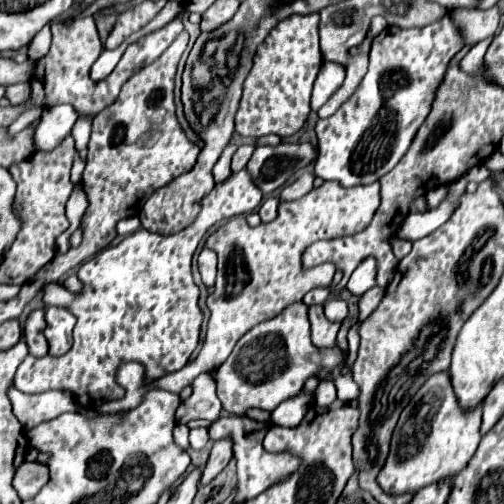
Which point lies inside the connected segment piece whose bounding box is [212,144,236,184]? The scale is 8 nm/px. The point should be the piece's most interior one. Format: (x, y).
(221, 171)

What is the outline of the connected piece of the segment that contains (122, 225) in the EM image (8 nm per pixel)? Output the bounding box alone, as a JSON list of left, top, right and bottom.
[118,216,140,236]

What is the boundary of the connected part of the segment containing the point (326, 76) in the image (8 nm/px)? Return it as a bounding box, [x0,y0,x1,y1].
[310,62,344,112]

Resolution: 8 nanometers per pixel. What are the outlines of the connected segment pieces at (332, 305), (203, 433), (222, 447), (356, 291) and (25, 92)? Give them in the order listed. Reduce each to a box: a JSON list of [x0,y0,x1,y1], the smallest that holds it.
[[324,300,348,322],[190,428,210,450],[200,438,232,484],[348,258,376,296],[6,84,30,106]]

